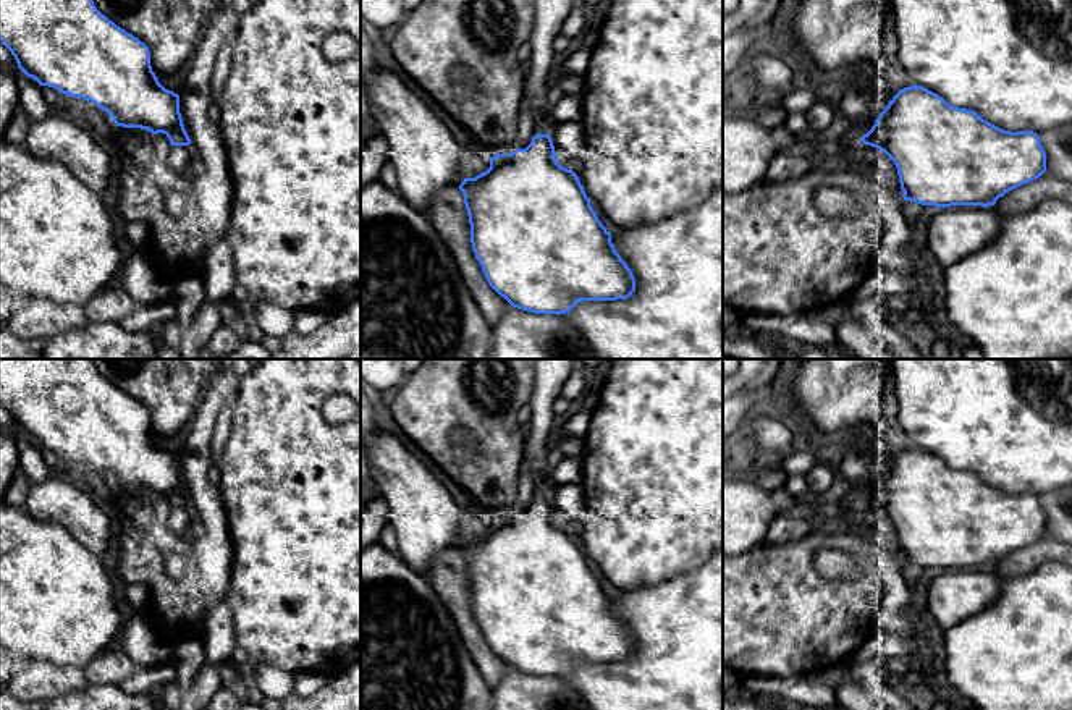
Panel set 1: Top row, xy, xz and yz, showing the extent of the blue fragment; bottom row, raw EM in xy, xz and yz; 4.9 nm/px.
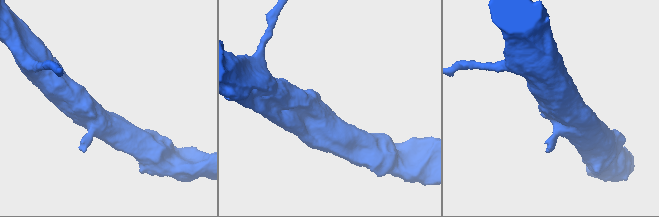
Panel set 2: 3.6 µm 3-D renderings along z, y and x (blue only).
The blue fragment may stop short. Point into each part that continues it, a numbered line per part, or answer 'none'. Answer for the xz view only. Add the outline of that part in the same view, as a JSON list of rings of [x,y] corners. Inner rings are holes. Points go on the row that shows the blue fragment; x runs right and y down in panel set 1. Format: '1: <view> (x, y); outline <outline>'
none

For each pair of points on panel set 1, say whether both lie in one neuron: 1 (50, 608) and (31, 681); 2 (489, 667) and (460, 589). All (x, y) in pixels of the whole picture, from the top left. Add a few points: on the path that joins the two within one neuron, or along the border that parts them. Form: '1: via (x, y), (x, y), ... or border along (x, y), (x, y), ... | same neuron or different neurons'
1: border along (18, 657), (46, 659), (73, 667) | different neurons
2: via (477, 647), (460, 608) | same neuron

